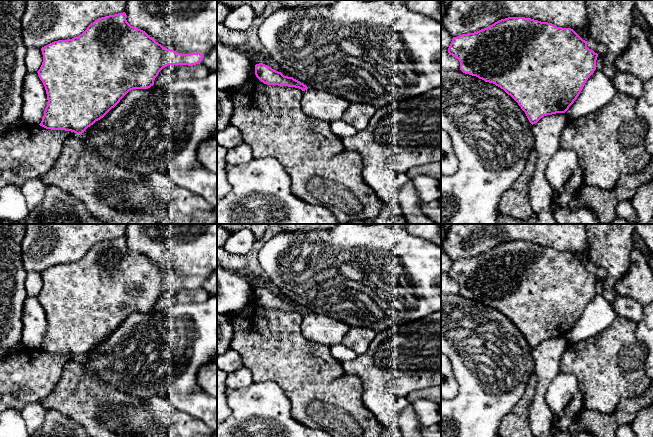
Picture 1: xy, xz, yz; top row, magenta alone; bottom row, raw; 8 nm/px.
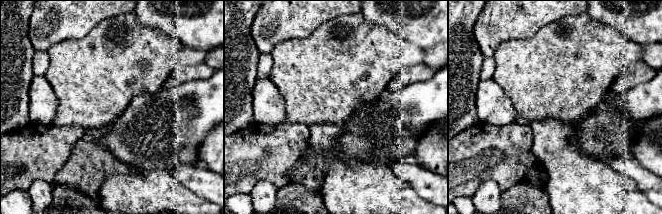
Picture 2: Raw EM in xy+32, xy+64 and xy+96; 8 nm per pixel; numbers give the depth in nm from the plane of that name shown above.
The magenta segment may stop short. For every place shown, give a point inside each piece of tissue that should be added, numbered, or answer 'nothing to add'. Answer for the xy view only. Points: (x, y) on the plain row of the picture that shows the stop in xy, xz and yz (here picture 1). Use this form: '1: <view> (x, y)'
nothing to add

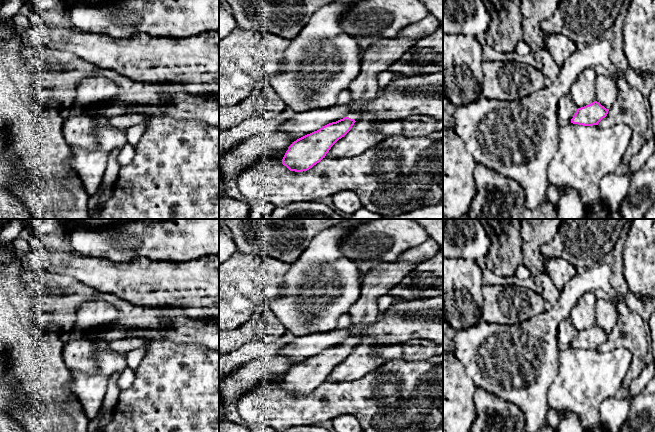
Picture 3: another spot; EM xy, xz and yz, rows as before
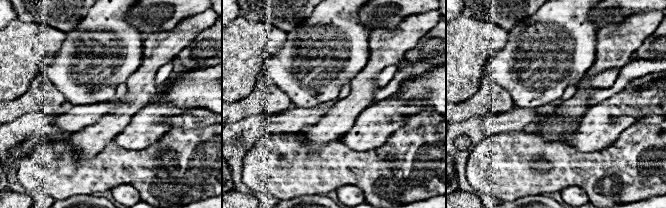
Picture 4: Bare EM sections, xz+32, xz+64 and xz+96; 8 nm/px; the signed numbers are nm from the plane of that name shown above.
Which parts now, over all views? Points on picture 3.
1: xz (378, 281)

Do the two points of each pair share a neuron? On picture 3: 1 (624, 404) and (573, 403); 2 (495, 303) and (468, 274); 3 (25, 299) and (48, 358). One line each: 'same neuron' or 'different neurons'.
1: different neurons
2: different neurons
3: same neuron

